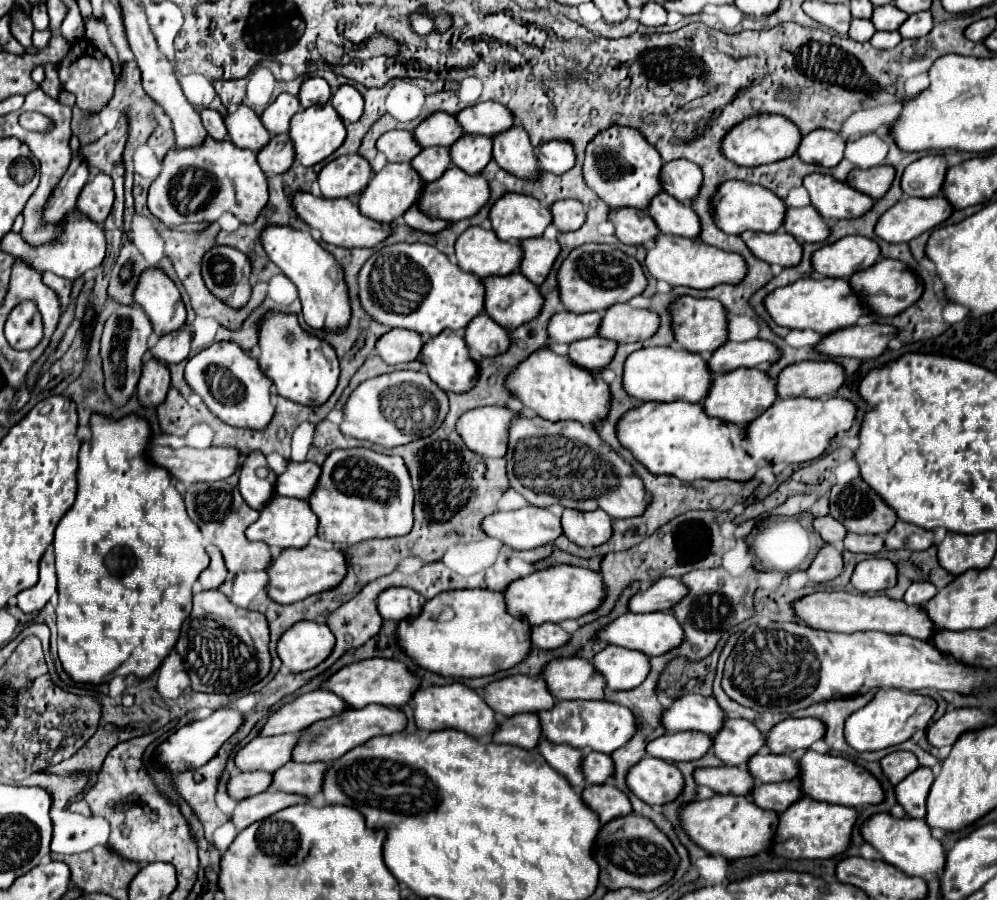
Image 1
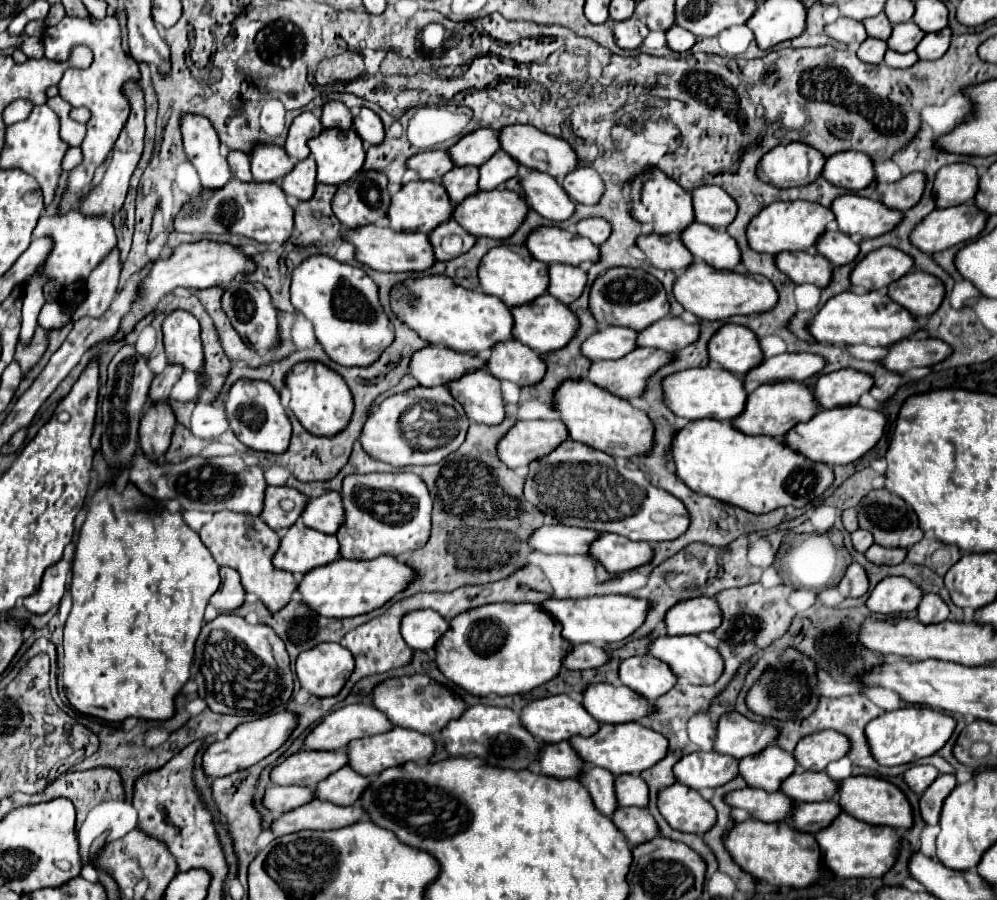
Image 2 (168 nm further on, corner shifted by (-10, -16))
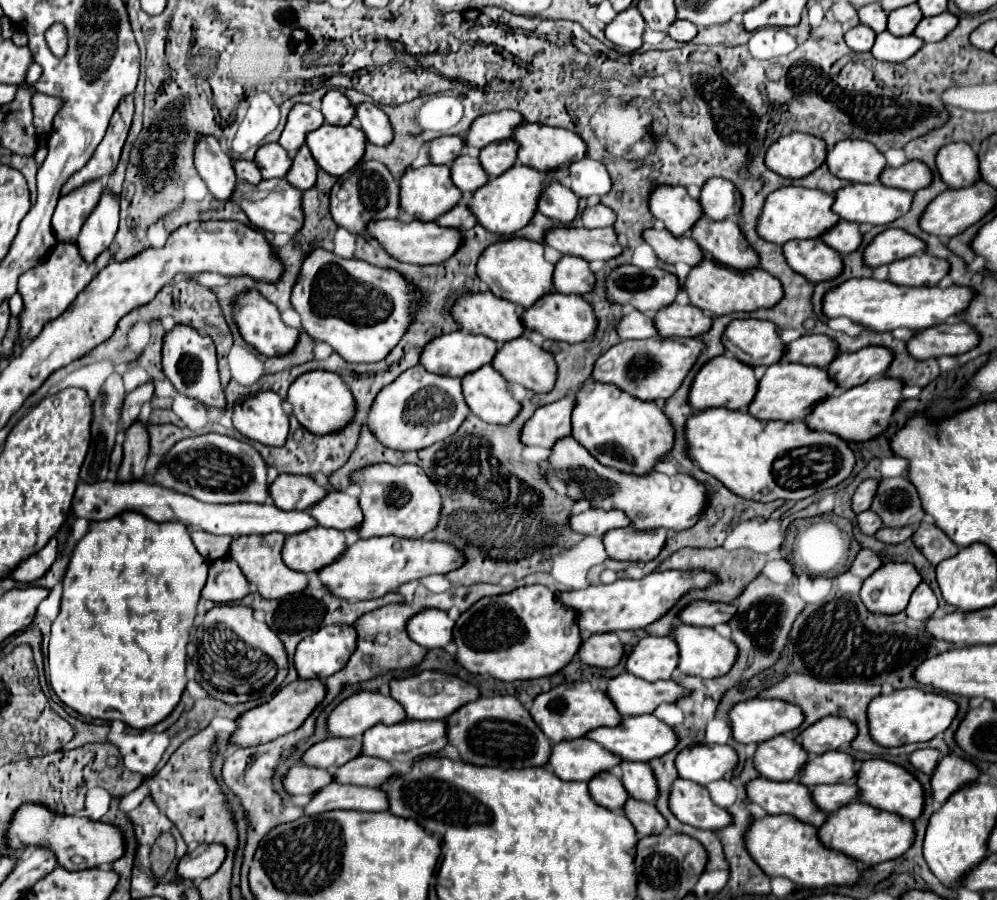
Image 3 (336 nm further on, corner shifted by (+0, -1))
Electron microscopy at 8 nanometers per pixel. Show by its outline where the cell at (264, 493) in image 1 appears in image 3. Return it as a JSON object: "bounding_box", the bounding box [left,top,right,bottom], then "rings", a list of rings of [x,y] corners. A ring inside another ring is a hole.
{"bounding_box":[268,475,326,511],"rings":[[[278,475],[268,487],[270,499],[284,511],[306,511],[326,495],[326,489],[316,485],[306,475]]]}

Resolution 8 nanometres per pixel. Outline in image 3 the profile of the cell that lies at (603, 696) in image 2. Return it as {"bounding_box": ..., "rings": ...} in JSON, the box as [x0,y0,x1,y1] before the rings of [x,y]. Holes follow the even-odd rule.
{"bounding_box":[606,673,688,715],"rings":[[[622,673],[618,677],[608,679],[606,695],[616,705],[620,715],[644,715],[652,713],[660,703],[684,697],[688,691],[682,689],[678,683],[670,681],[656,681],[648,683],[632,673]]]}

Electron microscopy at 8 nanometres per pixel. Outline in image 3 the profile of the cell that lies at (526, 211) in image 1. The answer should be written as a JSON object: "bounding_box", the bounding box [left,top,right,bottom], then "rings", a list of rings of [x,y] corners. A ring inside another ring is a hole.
{"bounding_box":[544,227,622,261],"rings":[[[554,227],[544,233],[544,243],[562,255],[576,255],[586,261],[606,261],[622,251],[612,227],[584,229],[584,227]]]}

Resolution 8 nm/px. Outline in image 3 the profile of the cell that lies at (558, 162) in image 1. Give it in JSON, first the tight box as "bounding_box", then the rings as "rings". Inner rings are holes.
{"bounding_box":[568,157,610,197],"rings":[[[584,157],[584,161],[574,161],[568,167],[568,187],[578,197],[602,197],[610,191],[610,175],[600,161]]]}

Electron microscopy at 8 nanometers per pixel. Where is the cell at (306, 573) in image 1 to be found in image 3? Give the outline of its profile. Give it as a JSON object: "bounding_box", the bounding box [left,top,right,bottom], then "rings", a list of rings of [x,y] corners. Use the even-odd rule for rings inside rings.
{"bounding_box":[318,535,464,601],"rings":[[[388,535],[388,537],[358,539],[332,565],[320,569],[318,577],[334,597],[346,601],[364,601],[364,599],[384,597],[388,591],[394,591],[408,581],[434,573],[448,573],[452,569],[458,569],[462,563],[464,563],[462,553],[448,543],[402,539]]]}

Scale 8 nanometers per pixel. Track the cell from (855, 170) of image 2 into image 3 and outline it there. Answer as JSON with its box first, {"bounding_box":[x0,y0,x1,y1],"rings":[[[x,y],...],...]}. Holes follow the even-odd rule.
{"bounding_box":[826,139,886,183],"rings":[[[848,139],[848,141],[836,143],[832,149],[828,149],[826,165],[828,165],[830,173],[840,179],[846,179],[852,183],[876,183],[880,171],[886,167],[886,159],[874,145],[868,145],[868,141]]]}

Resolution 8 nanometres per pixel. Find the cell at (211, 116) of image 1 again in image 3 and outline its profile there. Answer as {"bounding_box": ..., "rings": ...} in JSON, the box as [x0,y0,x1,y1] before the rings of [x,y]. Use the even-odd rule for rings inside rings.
{"bounding_box":[232,159,262,185],"rings":[[[236,159],[232,165],[234,165],[234,171],[236,171],[236,177],[238,177],[238,179],[248,181],[250,185],[258,185],[258,183],[262,181],[260,171],[258,171],[258,167],[256,167],[256,163],[254,163],[254,161]]]}

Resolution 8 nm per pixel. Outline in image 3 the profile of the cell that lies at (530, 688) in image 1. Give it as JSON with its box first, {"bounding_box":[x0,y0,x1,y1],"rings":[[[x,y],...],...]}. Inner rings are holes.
{"bounding_box":[530,683,620,743],"rings":[[[562,683],[546,693],[536,695],[530,707],[530,715],[552,743],[584,737],[590,729],[596,729],[602,725],[612,727],[620,723],[620,713],[612,707],[612,701],[608,699],[608,695],[604,691],[592,689],[590,683]]]}

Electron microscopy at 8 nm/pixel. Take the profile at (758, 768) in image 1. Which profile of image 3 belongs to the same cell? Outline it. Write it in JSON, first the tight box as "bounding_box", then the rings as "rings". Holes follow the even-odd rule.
{"bounding_box":[796,751,856,787],"rings":[[[828,751],[824,755],[810,757],[796,779],[806,787],[822,783],[850,783],[856,775],[852,763],[854,759],[846,753]]]}

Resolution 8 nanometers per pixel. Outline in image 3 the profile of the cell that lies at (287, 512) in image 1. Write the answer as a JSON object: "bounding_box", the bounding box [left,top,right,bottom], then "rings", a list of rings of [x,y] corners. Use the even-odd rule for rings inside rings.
{"bounding_box":[282,525,346,573],"rings":[[[316,525],[316,529],[308,529],[308,533],[294,533],[294,537],[286,537],[282,559],[294,571],[312,573],[336,561],[346,547],[344,531]]]}

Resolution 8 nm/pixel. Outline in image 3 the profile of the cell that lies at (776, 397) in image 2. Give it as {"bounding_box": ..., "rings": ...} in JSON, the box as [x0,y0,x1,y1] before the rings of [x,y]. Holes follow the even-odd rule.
{"bounding_box":[748,363,836,421],"rings":[[[774,363],[766,369],[764,377],[758,381],[756,395],[748,405],[748,413],[756,419],[778,419],[778,421],[796,421],[812,411],[812,405],[834,395],[836,383],[828,379],[826,371],[820,367],[808,367],[800,363]]]}

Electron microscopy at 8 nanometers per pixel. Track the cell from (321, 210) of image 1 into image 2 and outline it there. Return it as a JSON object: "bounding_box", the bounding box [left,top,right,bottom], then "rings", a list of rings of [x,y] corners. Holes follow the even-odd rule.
{"bounding_box":[342,226,436,272],"rings":[[[362,226],[356,230],[346,230],[342,232],[344,240],[352,242],[356,246],[356,258],[380,272],[424,272],[432,268],[436,262],[434,248],[428,240],[426,234],[420,232],[394,232],[392,228],[382,228],[382,226]]]}

